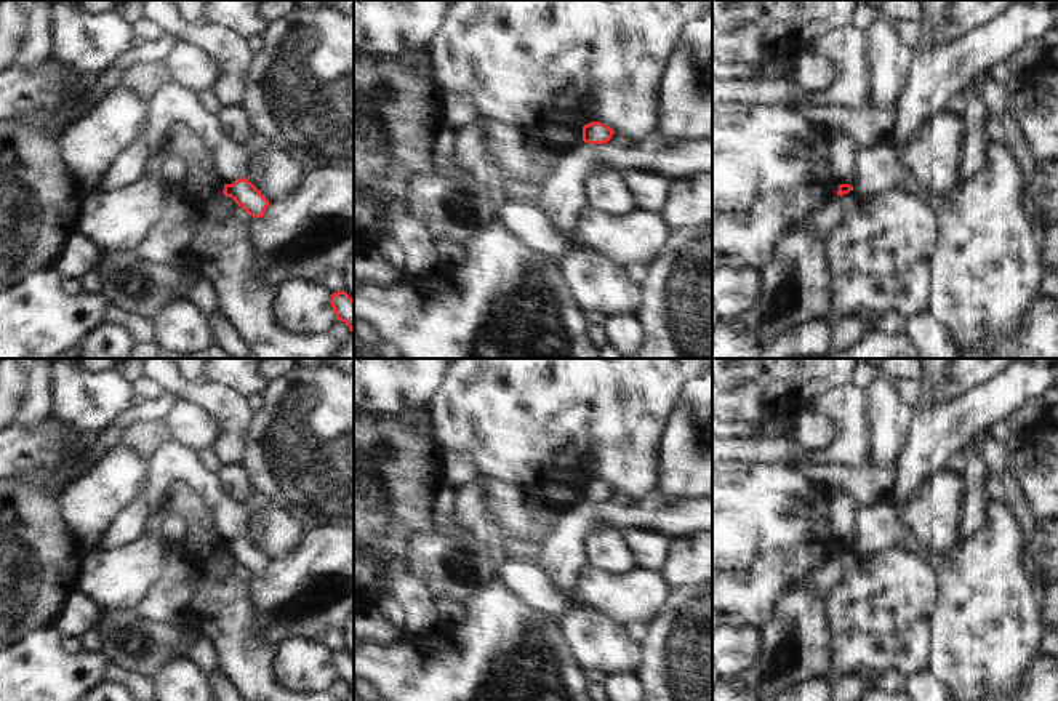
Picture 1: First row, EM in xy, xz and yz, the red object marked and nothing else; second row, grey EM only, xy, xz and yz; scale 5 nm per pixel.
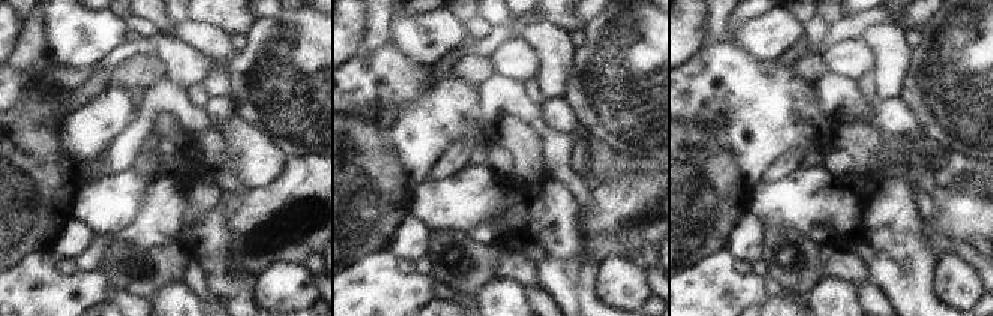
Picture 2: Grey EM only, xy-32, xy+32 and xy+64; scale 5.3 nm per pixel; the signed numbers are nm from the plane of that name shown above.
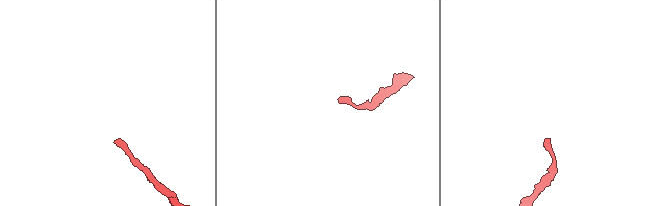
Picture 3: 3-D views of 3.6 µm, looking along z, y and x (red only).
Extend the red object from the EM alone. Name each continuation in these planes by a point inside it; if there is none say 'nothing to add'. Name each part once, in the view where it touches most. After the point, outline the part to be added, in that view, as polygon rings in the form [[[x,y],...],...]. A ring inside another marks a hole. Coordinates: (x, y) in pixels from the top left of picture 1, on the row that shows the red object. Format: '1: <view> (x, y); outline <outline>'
1: xy (172, 103); outline [[[173,80],[165,82],[147,102],[146,128],[134,142],[122,149],[98,189],[104,194],[120,190],[144,176],[147,157],[162,146],[166,126],[182,123],[211,152],[218,178],[224,184],[246,178],[246,154],[243,146],[229,139],[216,118],[208,114],[197,94]]]

